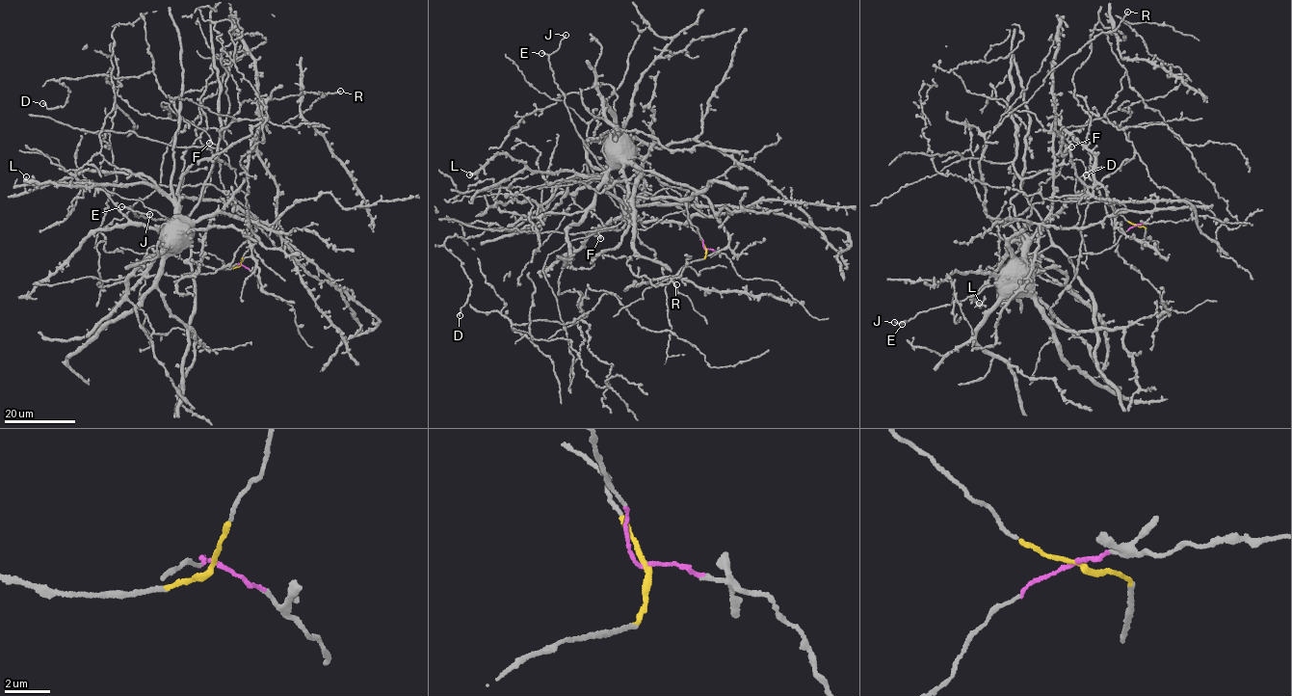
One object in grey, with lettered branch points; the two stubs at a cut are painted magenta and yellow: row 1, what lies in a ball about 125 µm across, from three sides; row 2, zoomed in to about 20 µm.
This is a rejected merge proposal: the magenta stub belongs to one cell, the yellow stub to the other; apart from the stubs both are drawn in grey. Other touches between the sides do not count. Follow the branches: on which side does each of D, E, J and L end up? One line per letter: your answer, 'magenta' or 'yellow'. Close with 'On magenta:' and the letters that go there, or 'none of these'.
D: yellow
E: magenta
J: magenta
L: yellow
On magenta: E, J

